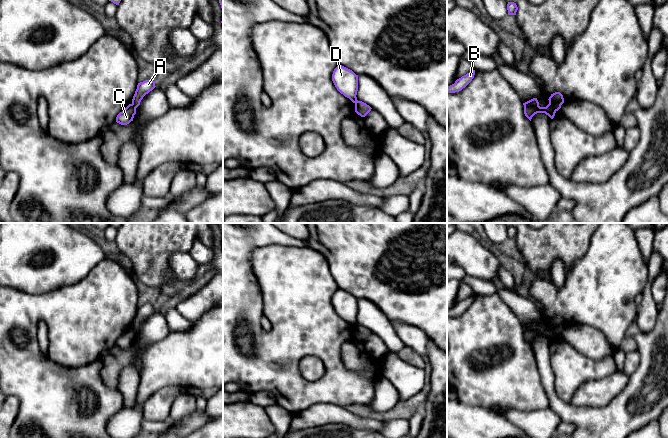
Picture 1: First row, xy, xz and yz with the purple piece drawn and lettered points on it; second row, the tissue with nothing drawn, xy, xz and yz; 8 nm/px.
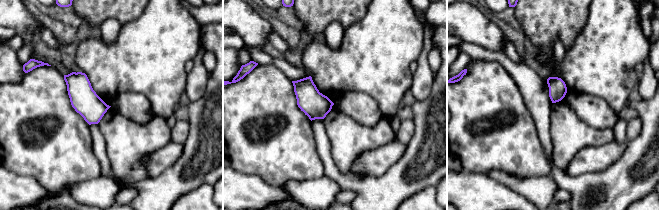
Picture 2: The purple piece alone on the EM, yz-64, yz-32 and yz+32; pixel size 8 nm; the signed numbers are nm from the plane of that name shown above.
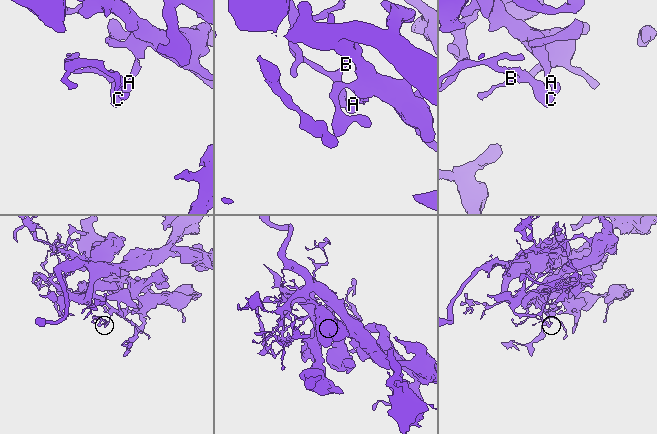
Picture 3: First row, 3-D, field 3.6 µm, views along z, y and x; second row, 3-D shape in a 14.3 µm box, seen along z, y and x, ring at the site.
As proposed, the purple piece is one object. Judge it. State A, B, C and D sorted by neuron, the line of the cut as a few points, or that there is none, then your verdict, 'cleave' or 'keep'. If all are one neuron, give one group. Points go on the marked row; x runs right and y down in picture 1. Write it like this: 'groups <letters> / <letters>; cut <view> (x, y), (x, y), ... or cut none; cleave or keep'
groups A / B C D; cut yz (548, 104), (556, 110); cleave

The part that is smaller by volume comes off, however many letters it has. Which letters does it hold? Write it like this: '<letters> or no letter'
B, C, D

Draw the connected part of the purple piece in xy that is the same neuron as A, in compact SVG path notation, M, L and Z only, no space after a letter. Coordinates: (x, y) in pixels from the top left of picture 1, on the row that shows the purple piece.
M145 80L138 83L137 89L132 99L132 105L137 108L140 105L143 97L155 88L155 81Z

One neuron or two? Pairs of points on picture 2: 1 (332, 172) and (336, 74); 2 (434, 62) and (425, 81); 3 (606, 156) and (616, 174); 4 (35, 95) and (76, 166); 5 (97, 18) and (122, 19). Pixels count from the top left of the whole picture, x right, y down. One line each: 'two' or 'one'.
1: two
2: two
3: two
4: one
5: one

